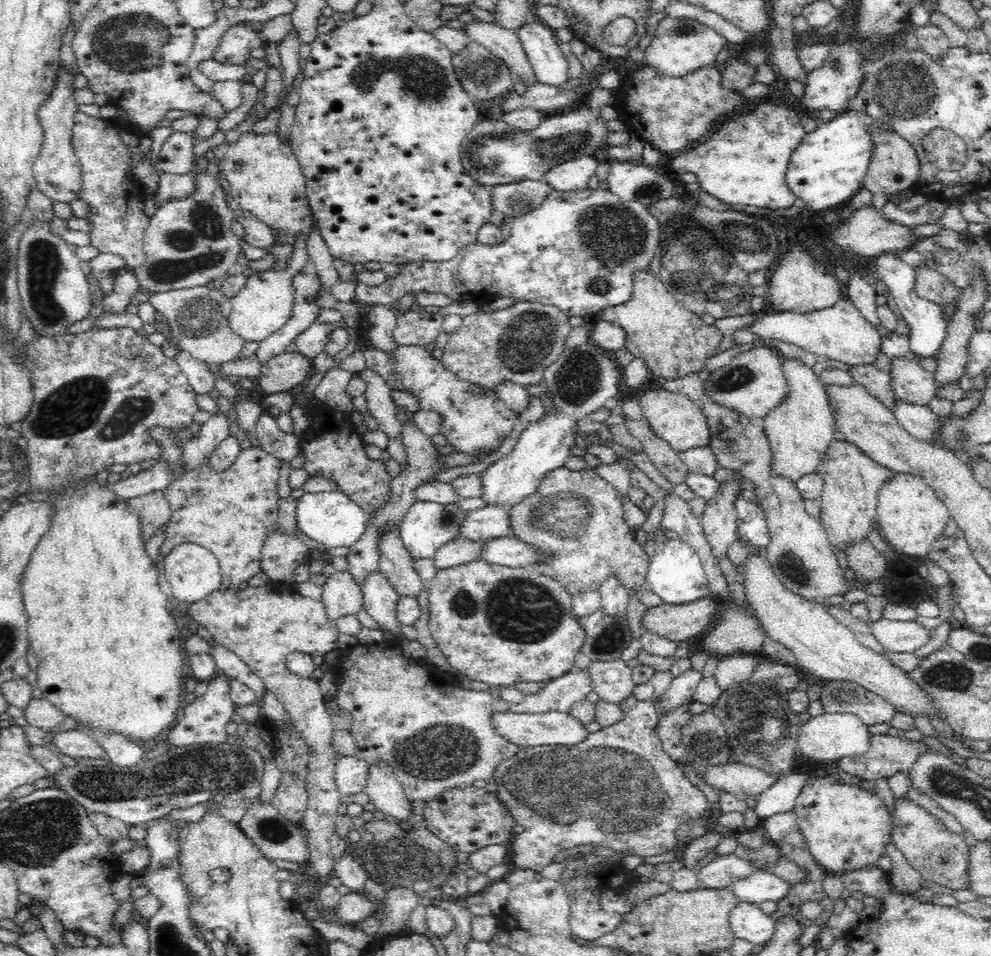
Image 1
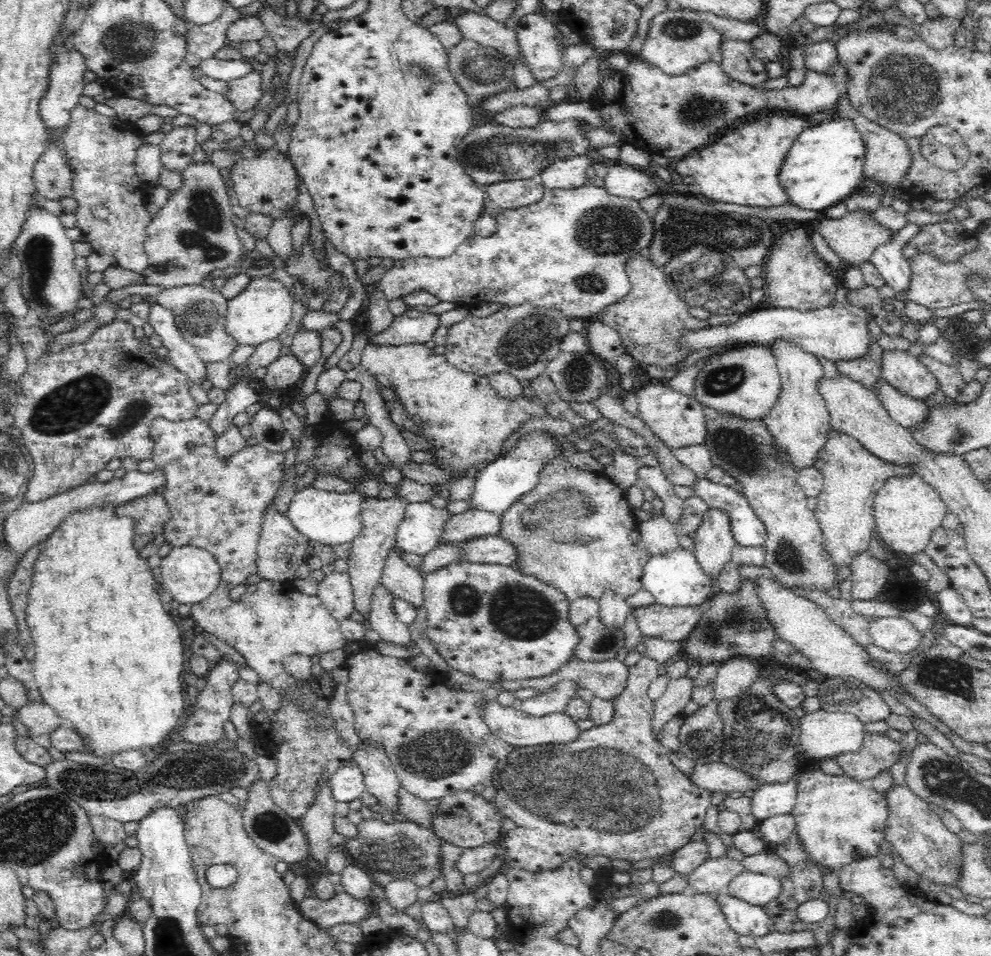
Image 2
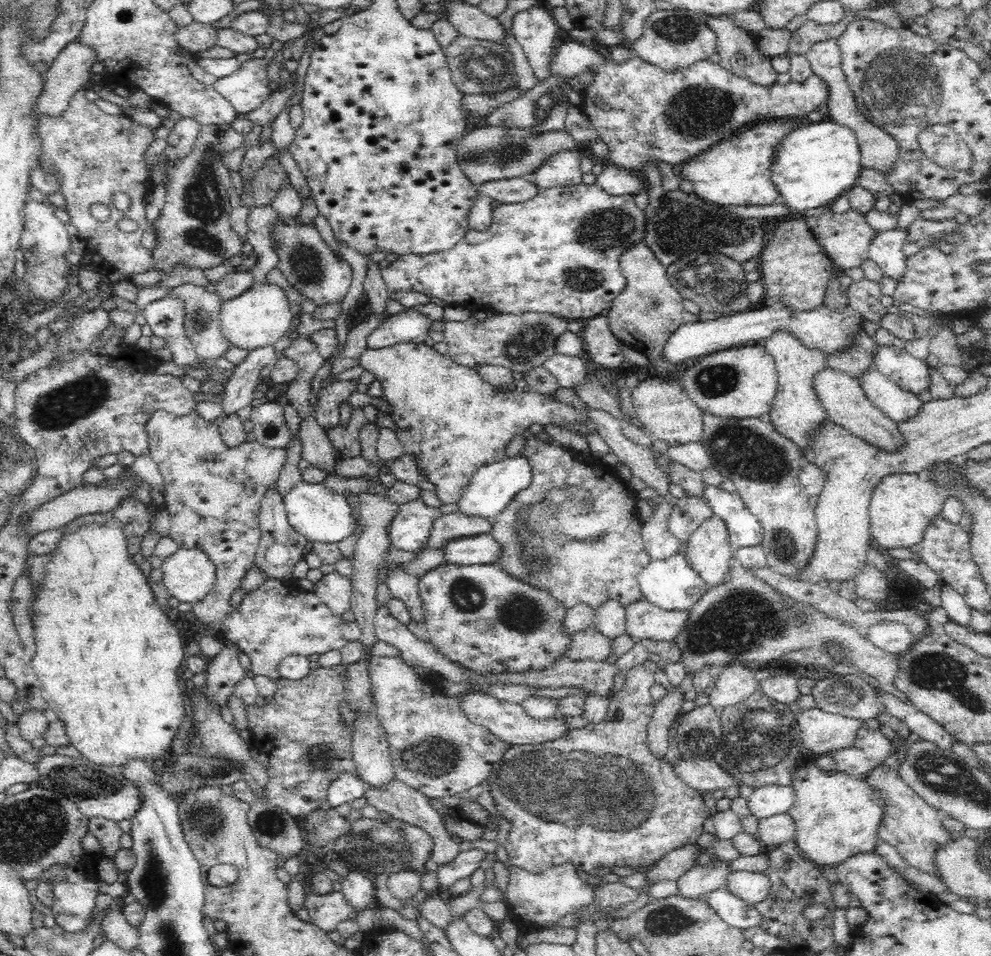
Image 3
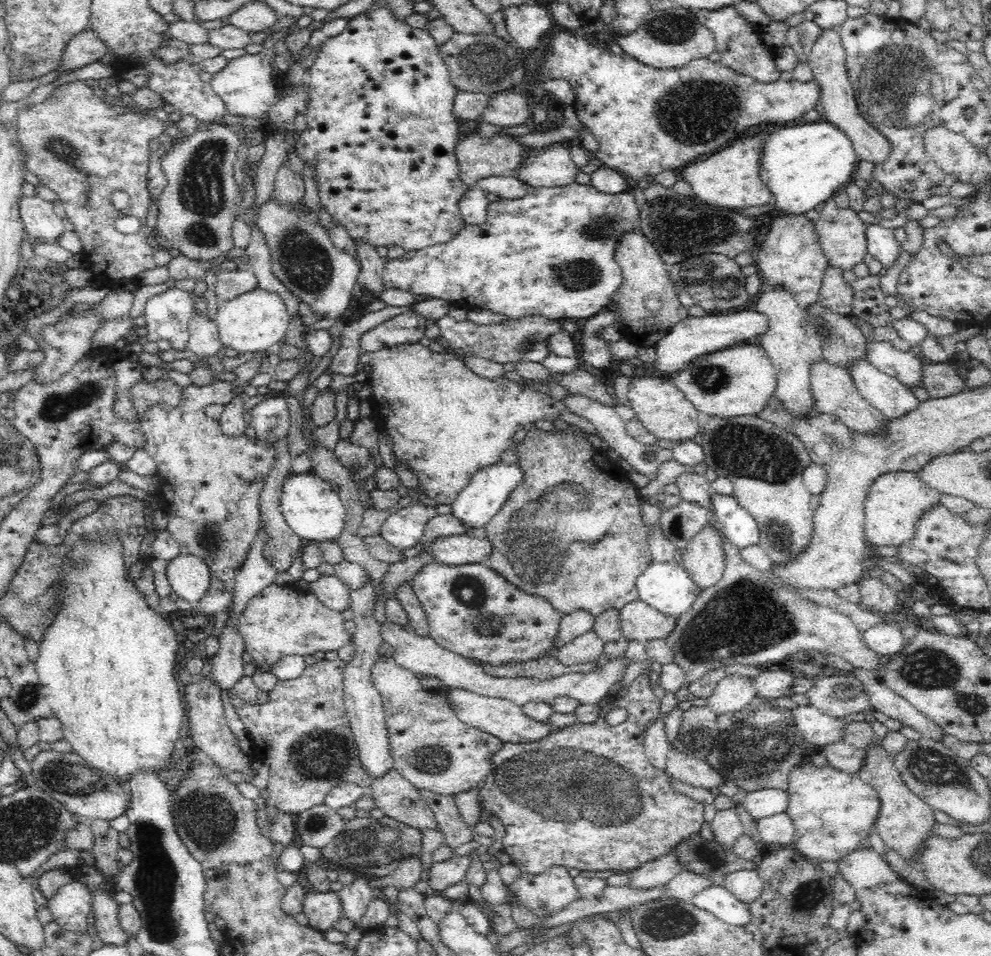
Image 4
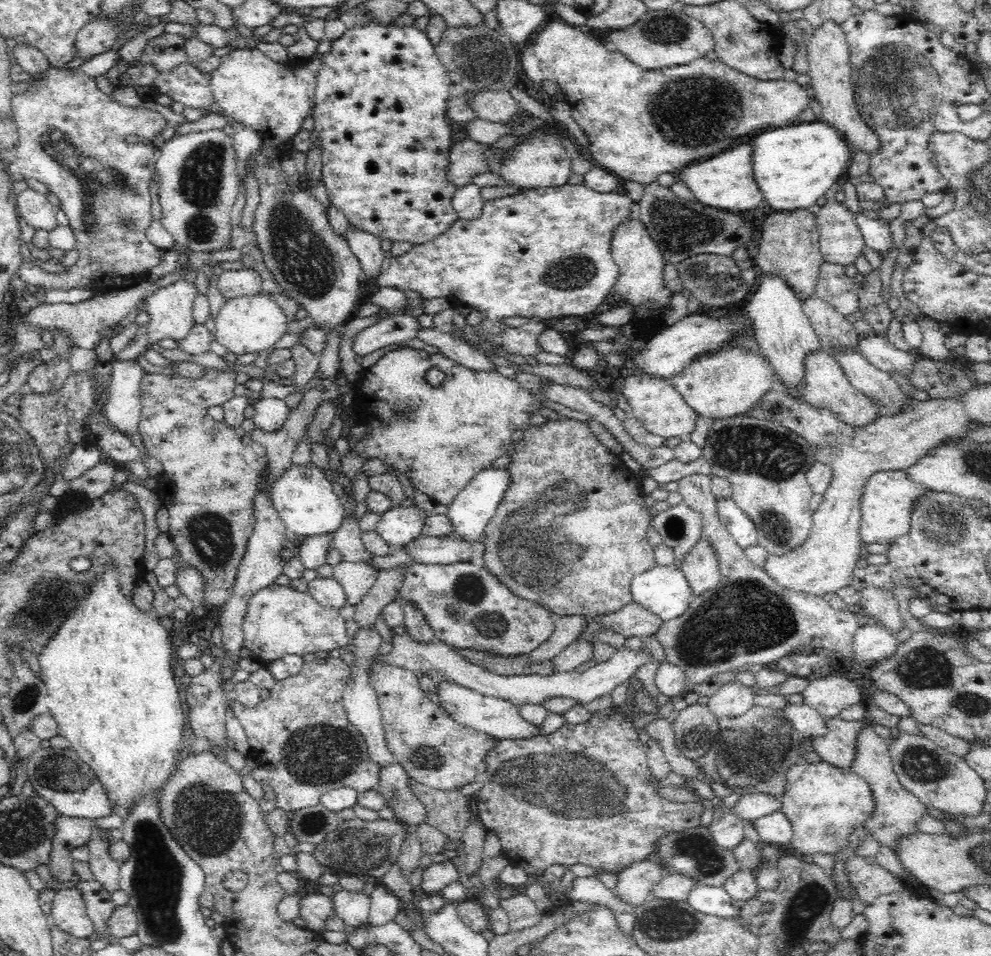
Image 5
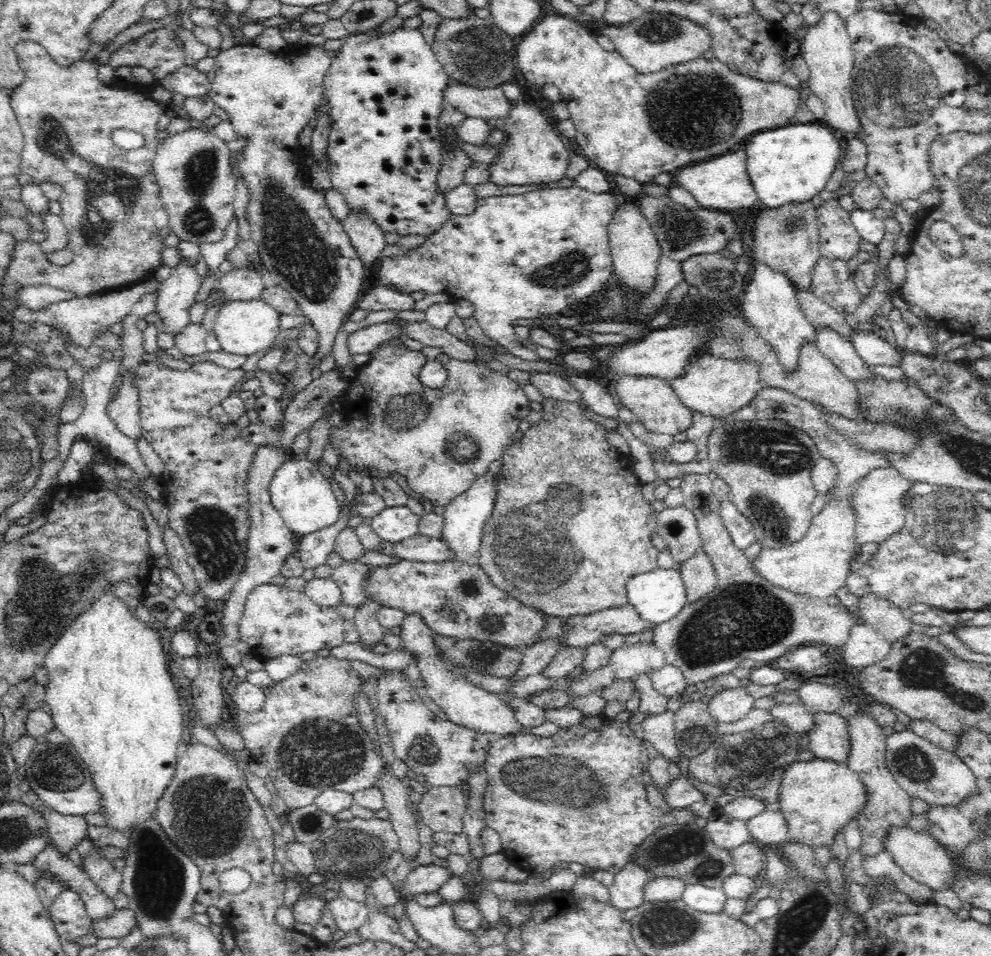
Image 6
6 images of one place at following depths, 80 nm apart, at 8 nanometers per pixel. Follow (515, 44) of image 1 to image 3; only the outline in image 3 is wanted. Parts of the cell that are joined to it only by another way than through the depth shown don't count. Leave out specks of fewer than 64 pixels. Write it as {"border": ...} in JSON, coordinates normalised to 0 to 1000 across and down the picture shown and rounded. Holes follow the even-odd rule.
{"border":[[[450,1],[446,6],[450,8],[450,19],[464,37],[513,48],[509,45],[509,28],[484,7],[470,1]]]}

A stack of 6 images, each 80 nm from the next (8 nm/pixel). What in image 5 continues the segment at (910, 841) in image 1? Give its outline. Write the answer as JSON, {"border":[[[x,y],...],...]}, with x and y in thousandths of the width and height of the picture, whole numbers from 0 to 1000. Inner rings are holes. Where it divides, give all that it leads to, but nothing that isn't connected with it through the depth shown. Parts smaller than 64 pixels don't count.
{"border":[[[874,753],[873,758],[864,769],[864,791],[858,806],[870,814],[880,825],[882,847],[878,851],[878,858],[872,862],[872,869],[879,870],[887,885],[903,889],[905,879],[908,876],[928,870],[925,866],[925,860],[932,851],[936,851],[936,845],[930,842],[930,839],[922,831],[908,821],[906,811],[900,802],[896,774],[889,772],[882,765],[880,756]]]}

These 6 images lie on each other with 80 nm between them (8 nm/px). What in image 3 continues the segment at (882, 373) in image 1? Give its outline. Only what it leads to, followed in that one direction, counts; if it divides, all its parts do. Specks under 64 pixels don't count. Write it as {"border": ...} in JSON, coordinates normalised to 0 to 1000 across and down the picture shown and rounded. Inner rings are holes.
{"border":[[[870,344],[866,356],[860,362],[835,371],[836,383],[866,396],[876,384],[880,384],[881,370],[886,363],[886,360]]]}

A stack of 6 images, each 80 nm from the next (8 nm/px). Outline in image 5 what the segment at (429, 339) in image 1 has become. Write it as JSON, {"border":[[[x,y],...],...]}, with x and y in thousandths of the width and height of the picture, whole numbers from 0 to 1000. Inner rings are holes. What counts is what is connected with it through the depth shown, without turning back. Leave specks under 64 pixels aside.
{"border":[[[403,328],[382,335],[357,351],[357,369],[366,373],[390,362],[422,354],[426,342],[421,332]]]}

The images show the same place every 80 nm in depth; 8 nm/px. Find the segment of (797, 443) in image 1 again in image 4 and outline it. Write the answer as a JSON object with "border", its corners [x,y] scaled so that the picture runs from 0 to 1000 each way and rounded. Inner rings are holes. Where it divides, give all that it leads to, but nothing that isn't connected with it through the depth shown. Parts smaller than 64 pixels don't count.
{"border":[[[788,301],[771,302],[763,312],[761,324],[772,328],[775,333],[775,345],[761,358],[769,363],[777,373],[784,389],[784,405],[782,414],[787,422],[798,432],[798,435],[807,436],[815,433],[825,433],[821,428],[821,415],[817,406],[817,386],[822,379],[830,376],[828,354],[822,349],[822,344],[816,341],[818,337],[815,328],[799,311],[799,308]]]}

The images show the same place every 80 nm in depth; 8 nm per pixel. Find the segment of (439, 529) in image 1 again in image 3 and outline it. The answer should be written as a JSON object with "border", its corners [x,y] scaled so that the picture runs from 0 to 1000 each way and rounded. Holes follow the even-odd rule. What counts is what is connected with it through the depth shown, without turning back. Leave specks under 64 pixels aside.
{"border":[[[426,522],[405,527],[393,548],[393,564],[403,575],[425,578],[437,546],[447,538],[443,531],[430,528]]]}

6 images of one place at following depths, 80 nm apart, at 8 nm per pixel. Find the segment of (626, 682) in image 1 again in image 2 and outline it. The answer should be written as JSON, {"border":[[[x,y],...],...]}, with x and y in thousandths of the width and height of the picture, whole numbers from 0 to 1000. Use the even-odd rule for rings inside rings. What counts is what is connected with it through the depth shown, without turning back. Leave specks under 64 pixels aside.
{"border":[[[577,688],[553,707],[511,712],[508,719],[513,723],[541,720],[549,724],[561,713],[580,711],[586,720],[597,722],[600,729],[616,732],[630,722],[634,704],[635,698],[621,688],[607,692],[593,692]]]}

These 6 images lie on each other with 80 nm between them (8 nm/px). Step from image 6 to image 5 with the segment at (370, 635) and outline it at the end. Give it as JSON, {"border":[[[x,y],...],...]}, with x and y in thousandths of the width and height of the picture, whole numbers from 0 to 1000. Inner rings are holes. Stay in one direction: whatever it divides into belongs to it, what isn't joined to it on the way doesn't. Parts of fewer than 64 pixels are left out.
{"border":[[[410,591],[381,596],[377,613],[358,633],[356,649],[362,657],[378,657],[384,638],[398,630],[399,621],[405,612],[406,604],[409,601]]]}

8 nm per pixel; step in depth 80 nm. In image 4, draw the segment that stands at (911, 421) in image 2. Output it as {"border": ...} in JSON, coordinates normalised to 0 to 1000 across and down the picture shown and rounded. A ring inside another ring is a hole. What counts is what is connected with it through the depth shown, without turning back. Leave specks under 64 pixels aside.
{"border":[[[866,376],[856,386],[868,413],[879,425],[888,429],[894,438],[910,437],[928,423],[920,409],[918,409],[918,406],[910,402],[906,396],[886,387],[876,376]]]}

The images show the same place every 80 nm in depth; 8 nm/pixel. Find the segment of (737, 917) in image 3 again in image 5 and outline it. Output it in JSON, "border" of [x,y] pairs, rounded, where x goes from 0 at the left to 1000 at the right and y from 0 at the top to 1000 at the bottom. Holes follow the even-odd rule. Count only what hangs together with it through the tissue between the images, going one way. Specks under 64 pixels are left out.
{"border":[[[702,925],[700,931],[694,935],[693,945],[708,956],[716,956],[733,961],[748,959],[747,951],[741,951],[739,938],[730,928],[709,927]]]}

